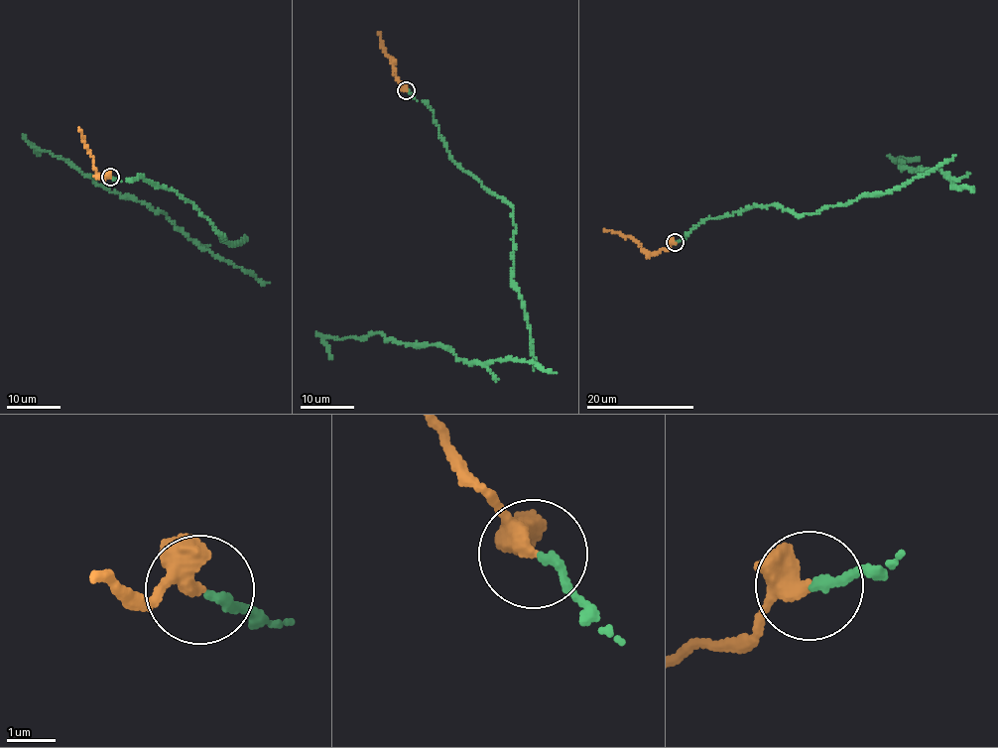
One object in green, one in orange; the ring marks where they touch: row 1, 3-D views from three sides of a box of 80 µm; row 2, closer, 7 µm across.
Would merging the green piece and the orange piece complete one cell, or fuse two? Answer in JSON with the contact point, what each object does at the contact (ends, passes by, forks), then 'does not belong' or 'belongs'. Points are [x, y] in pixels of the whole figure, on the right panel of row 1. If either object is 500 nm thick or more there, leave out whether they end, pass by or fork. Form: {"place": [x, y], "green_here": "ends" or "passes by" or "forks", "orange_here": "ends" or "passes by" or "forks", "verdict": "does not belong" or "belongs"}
{"place": [675, 242], "green_here": "ends", "orange_here": "passes by", "verdict": "belongs"}

